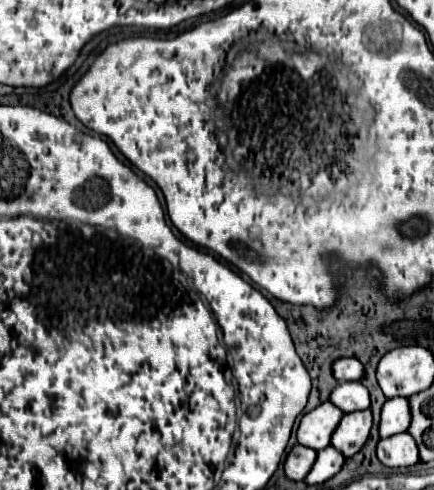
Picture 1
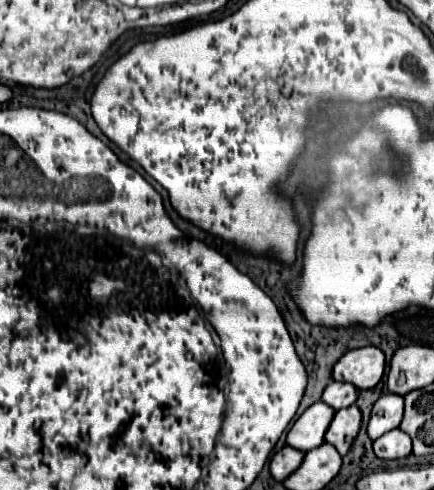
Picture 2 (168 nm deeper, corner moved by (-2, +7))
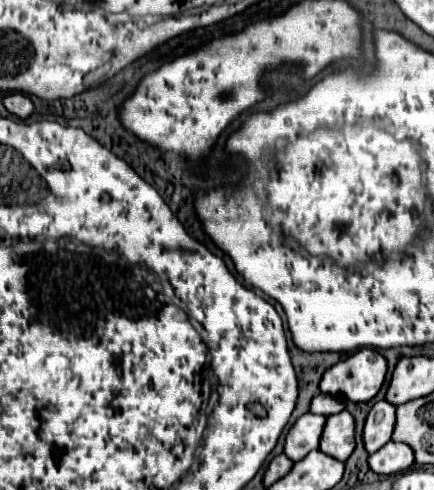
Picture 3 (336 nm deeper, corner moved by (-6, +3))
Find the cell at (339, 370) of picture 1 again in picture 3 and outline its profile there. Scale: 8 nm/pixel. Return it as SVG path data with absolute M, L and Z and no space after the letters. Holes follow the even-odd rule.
M362 348L344 362L328 368L320 382L320 390L342 400L368 402L382 388L386 372L388 360L372 348Z

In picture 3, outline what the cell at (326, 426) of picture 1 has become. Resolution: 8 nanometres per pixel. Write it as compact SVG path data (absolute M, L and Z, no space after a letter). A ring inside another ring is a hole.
M306 412L304 416L300 416L296 420L296 424L290 428L288 436L286 436L286 448L284 454L292 460L298 462L302 460L308 452L316 450L320 444L320 436L324 430L326 418L320 414L312 414Z

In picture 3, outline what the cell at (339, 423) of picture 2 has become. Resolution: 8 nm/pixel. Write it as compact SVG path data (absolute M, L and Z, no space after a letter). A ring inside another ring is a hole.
M340 412L334 416L328 416L324 434L320 438L320 450L328 456L334 456L342 462L350 458L354 452L354 418L350 412Z

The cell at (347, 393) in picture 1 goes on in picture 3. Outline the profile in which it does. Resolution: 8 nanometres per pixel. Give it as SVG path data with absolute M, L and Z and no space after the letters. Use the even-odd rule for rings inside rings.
M324 392L316 394L312 398L312 404L310 404L310 412L314 414L322 414L322 416L330 416L330 414L338 414L346 410L346 402L340 400L338 396L328 396Z

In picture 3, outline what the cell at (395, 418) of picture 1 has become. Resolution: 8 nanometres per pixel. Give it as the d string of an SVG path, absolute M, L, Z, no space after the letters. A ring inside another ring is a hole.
M380 400L372 406L364 426L364 446L372 454L382 448L392 438L392 428L396 424L396 406L388 400Z

